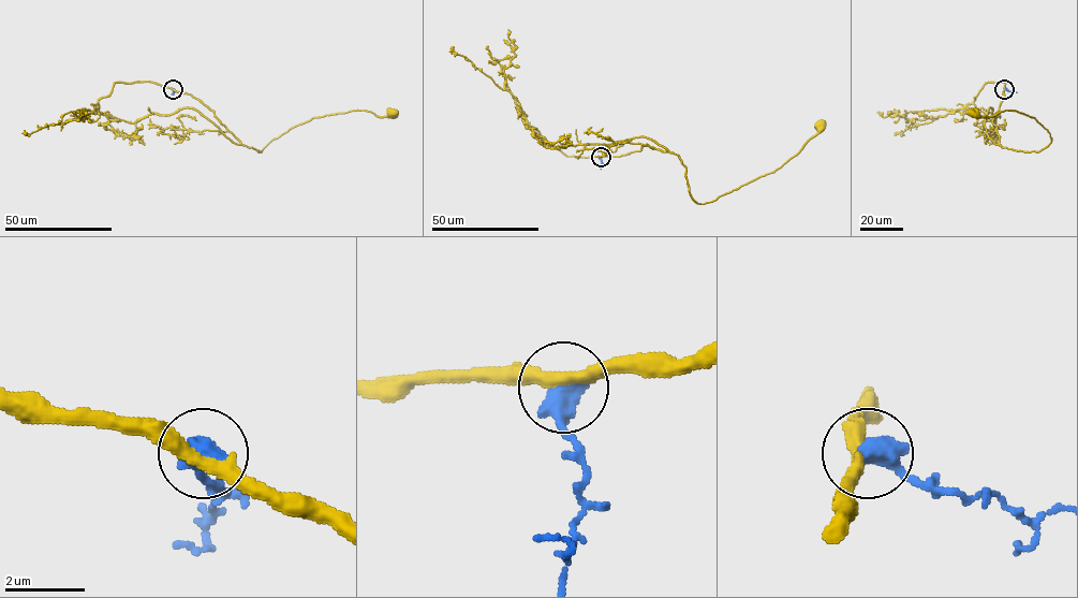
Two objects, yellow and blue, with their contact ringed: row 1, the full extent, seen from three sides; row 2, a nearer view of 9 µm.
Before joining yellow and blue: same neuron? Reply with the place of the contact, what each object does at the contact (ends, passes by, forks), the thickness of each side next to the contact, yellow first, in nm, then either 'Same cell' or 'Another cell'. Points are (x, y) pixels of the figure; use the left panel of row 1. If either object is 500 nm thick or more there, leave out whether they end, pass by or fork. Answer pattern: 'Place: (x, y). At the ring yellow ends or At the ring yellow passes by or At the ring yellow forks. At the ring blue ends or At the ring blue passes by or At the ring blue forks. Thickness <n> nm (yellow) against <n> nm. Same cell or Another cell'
Place: (173, 89). Thickness 360 nm (yellow) against 650 nm. Another cell

